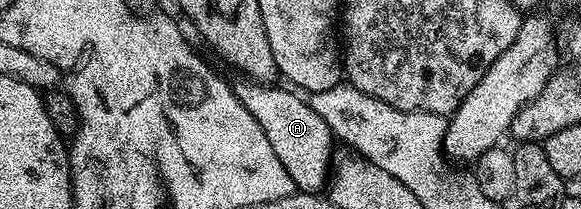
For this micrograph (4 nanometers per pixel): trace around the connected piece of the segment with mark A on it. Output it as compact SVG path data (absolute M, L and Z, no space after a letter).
M267 82L243 83L247 84L234 85L239 107L250 119L257 122L262 139L267 140L269 146L273 146L277 162L285 166L289 178L293 178L296 189L300 192L322 193L328 183L329 169L333 164L331 128L327 125L326 118L313 105L306 104L302 100L304 97L290 87L271 88L275 86Z

